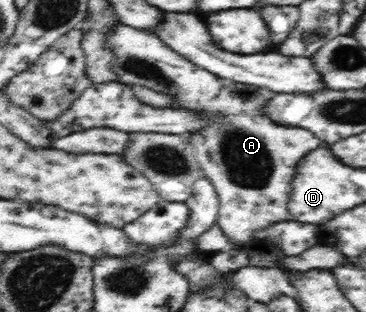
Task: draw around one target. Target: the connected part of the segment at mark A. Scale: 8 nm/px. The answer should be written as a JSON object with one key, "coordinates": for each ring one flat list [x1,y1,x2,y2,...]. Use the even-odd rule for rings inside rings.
{"coordinates":[[119,23,105,36,107,36,106,47,115,55,111,68,117,73,117,81,129,86,145,86,150,90,171,94,173,96,171,106,199,110,211,116,209,125,197,133,189,134,189,139,193,144,195,158,199,162,200,169,204,171,218,193,220,206,216,225,229,238,235,252,249,253,250,266,283,270,282,260,286,257,283,251,271,240,257,238,256,231,271,227,273,223,291,221,291,212,287,208,287,203,289,203,291,183,295,177,297,165,309,151,317,149,321,141,305,129,277,125,264,114,264,105,271,97,275,97,273,91,263,89,263,87,249,87,249,85,233,83,229,79,217,77,210,71,197,67,188,59,183,59,183,56,172,51,157,34]]}

